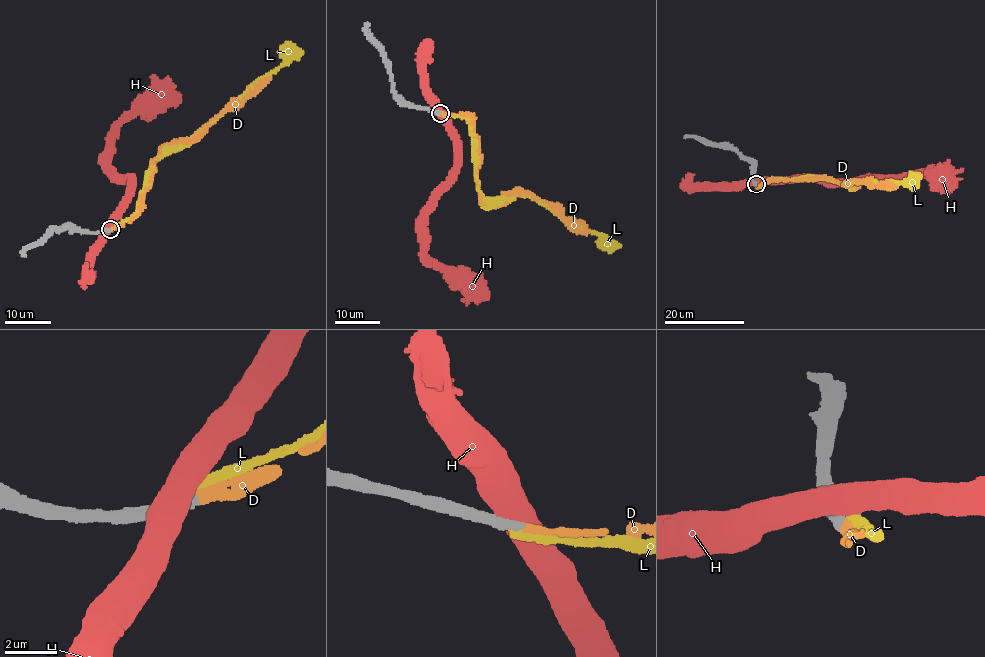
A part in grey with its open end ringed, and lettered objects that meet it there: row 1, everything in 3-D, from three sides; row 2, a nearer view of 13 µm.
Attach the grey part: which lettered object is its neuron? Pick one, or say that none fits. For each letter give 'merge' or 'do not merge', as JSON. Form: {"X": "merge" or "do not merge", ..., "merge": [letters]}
{"D": "merge", "H": "do not merge", "L": "do not merge", "merge": ["D"]}

